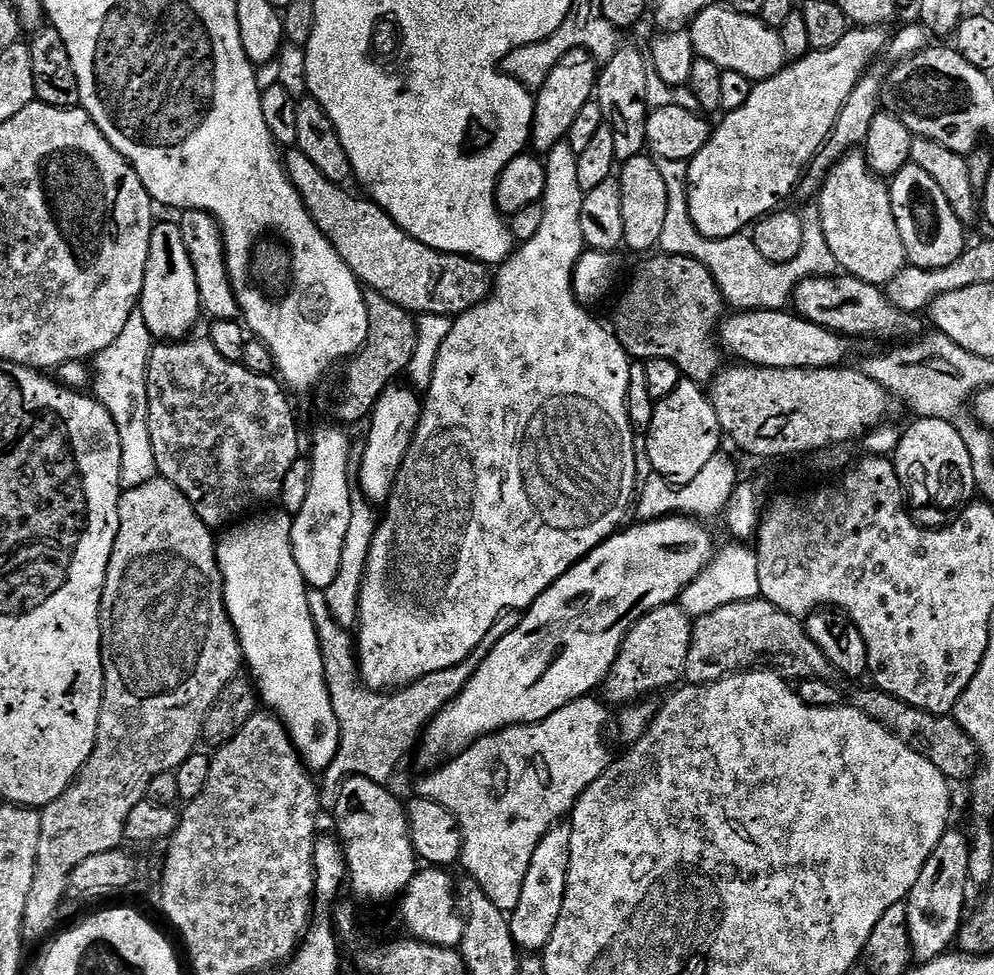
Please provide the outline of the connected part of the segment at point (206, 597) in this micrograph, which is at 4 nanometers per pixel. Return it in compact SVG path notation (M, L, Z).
M157 478L146 482L142 486L134 486L127 489L120 497L118 506L118 538L114 542L114 550L110 554L110 566L106 570L106 582L104 593L100 603L100 629L102 630L102 662L104 663L104 697L102 698L102 714L98 718L98 734L96 745L86 762L86 766L76 775L76 781L66 789L54 802L50 802L40 812L42 818L42 834L38 842L38 858L34 870L34 884L30 886L30 896L26 902L24 914L25 925L29 929L44 928L52 920L52 915L60 908L64 900L64 892L69 891L68 875L86 858L94 854L106 854L106 850L114 850L125 843L124 826L130 810L138 806L138 802L146 799L147 787L150 786L152 778L163 772L175 772L190 753L197 751L201 743L206 714L214 706L218 694L234 679L242 668L242 653L240 650L240 639L232 625L232 619L224 605L224 580L220 576L220 567L216 561L216 541L213 529L207 528L198 518L194 506L168 480Z

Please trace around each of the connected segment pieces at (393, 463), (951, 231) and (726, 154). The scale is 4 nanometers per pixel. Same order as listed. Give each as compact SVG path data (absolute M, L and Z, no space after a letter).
M389 386L386 391L380 395L380 400L370 413L370 421L372 425L368 428L368 441L364 444L364 457L360 460L360 484L358 480L358 488L362 491L363 499L367 500L373 506L383 506L388 502L388 495L392 492L392 487L396 481L398 470L402 466L402 462L406 456L406 450L410 446L410 442L416 433L416 426L420 421L420 410L422 407L421 397L415 396L408 388L396 388L397 386Z
M909 162L905 168L891 177L890 189L894 218L897 219L898 231L905 246L907 263L911 267L941 268L950 266L950 262L954 262L963 254L966 247L966 241L964 241L965 221L958 218L958 214L950 206L950 202L946 202L946 194L942 194L942 186L938 186L938 182L934 182L934 178L930 174L926 174L926 170Z
M849 27L848 32L833 48L809 51L809 56L789 63L768 80L759 81L753 87L746 106L727 113L724 121L715 125L711 139L693 160L687 161L686 183L690 218L706 239L718 240L739 237L744 227L755 225L761 218L777 211L780 204L798 185L814 157L828 142L836 119L846 102L852 99L852 91L861 76L869 71L868 60L883 53L886 36L880 28Z

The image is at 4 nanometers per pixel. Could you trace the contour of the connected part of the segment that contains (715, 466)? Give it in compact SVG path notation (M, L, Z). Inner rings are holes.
M717 454L714 458L710 458L710 462L706 462L706 467L699 472L698 478L694 478L694 482L686 482L677 486L671 484L669 480L663 480L658 475L649 475L649 480L645 484L643 481L634 500L635 519L647 522L661 520L663 516L686 516L708 522L711 516L716 516L719 512L721 515L731 502L738 483L736 464L730 457L724 455Z

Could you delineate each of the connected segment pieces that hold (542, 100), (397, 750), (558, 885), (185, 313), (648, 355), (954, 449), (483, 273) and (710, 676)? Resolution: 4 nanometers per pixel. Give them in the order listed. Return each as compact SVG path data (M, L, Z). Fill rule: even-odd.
M581 48L570 50L570 54L563 56L558 66L550 70L546 82L534 96L536 109L530 144L537 153L547 154L567 141L568 131L574 126L574 120L578 118L578 114L582 114L582 106L586 106L586 102L593 99L597 75L598 62Z
M320 590L313 591L310 599L312 602L312 620L316 623L316 633L320 635L320 649L324 659L324 677L328 683L328 693L332 699L334 714L338 718L338 726L340 727L340 745L334 754L334 762L323 773L325 782L332 784L331 786L339 786L349 776L370 778L376 784L388 782L388 779L395 774L396 767L403 762L404 755L411 748L415 738L417 741L418 735L427 727L429 721L437 716L463 690L476 667L487 658L490 650L494 650L494 646L498 646L498 642L502 642L502 638L506 638L506 634L510 634L510 630L514 630L514 626L518 626L521 618L519 611L504 612L500 615L498 622L494 622L494 626L490 626L486 638L482 638L482 642L478 642L478 646L467 656L463 664L455 668L438 670L434 674L426 674L421 680L416 680L413 684L406 684L402 688L377 690L367 688L364 681L360 679L357 661L353 659L353 649L351 647L344 648L345 629L341 628L336 619L328 612L325 593Z
M571 823L555 824L538 842L534 858L530 858L530 870L526 870L526 882L522 882L522 894L518 906L510 914L508 925L517 949L528 954L539 953L550 942L554 926L558 926L558 914L562 914L562 902L566 898L566 882L570 870Z
M157 223L150 238L150 254L146 262L144 285L140 295L138 310L151 330L153 337L160 342L179 342L189 335L188 332L202 317L198 282L186 242L180 233L179 223Z
M656 255L648 258L653 260L646 261L625 286L612 312L611 331L633 361L669 359L695 384L711 385L722 367L718 329L726 316L724 295L702 262L690 257Z
M927 418L913 421L908 429L903 429L900 444L894 453L896 473L904 488L912 519L926 528L943 528L953 513L977 495L970 450L966 450L962 434L958 434L950 422Z
M292 151L283 157L288 177L324 237L332 243L334 250L338 250L365 289L382 294L382 298L410 313L425 312L428 316L447 318L454 318L488 299L492 276L479 260L439 252L418 242L399 228L372 199L363 195L351 196L347 187L330 182L304 152Z
M733 600L710 614L700 616L692 625L690 654L684 675L689 685L713 684L736 672L771 670L792 682L837 679L836 668L814 646L807 627L797 617L778 610L769 600Z

